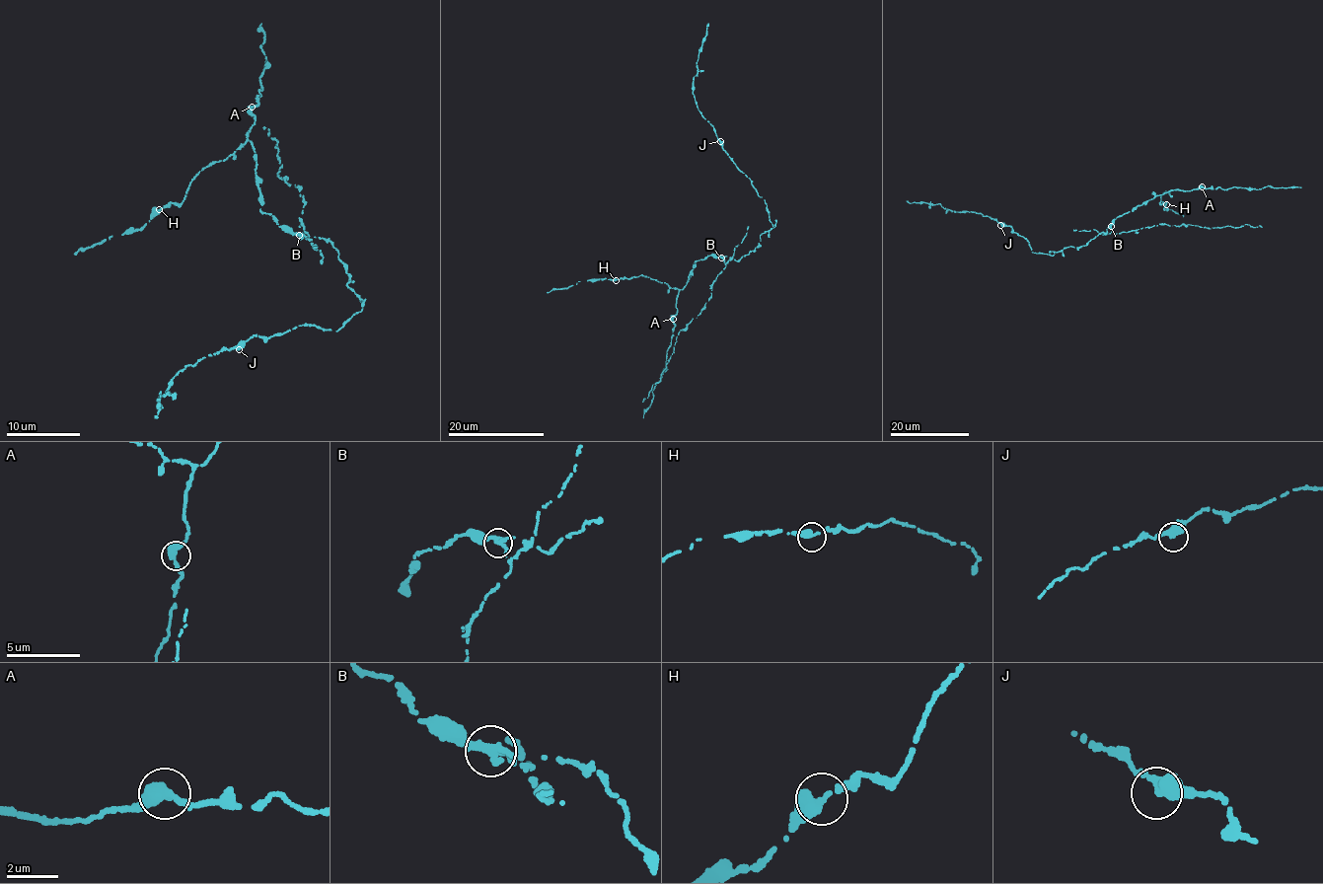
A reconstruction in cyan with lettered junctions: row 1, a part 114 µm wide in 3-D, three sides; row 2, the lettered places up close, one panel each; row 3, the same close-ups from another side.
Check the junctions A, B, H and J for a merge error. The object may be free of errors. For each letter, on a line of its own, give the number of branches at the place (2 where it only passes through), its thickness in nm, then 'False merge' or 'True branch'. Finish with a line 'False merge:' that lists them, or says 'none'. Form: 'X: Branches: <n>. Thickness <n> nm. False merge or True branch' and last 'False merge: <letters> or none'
A: Branches: 2. Thickness 360 nm. True branch
B: Branches: 2. Thickness 360 nm. False merge
H: Branches: 2. Thickness 400 nm. True branch
J: Branches: 2. Thickness 380 nm. True branch
False merge: B

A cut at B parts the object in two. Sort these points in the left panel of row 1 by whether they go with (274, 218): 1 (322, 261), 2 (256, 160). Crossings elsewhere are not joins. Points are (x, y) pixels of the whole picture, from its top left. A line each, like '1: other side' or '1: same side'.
1: other side
2: same side

